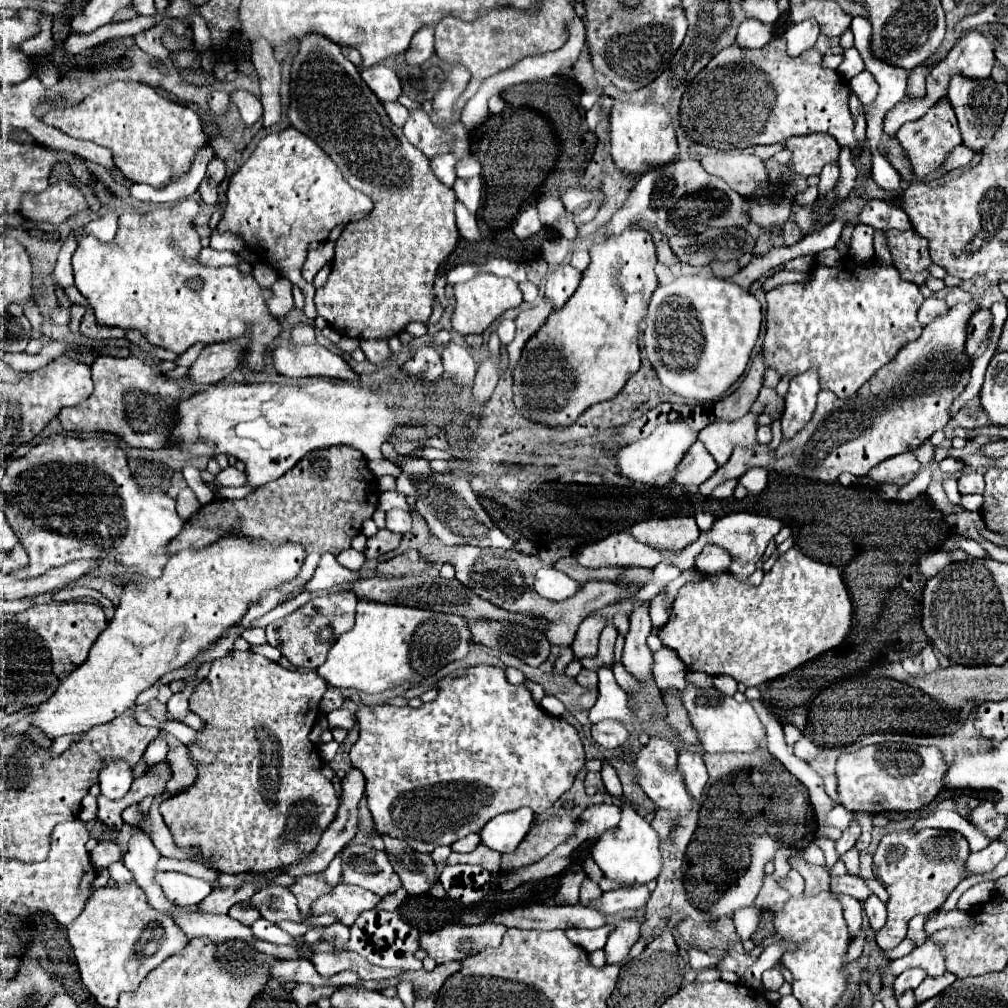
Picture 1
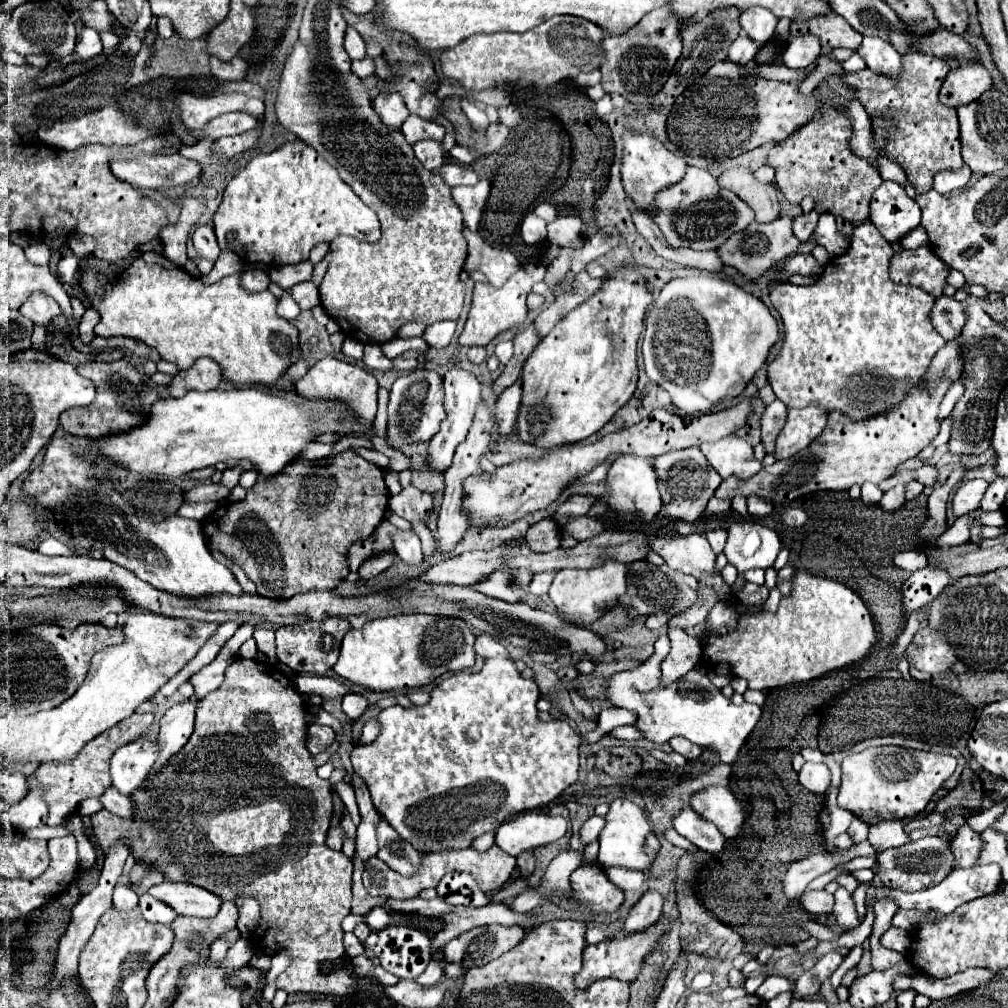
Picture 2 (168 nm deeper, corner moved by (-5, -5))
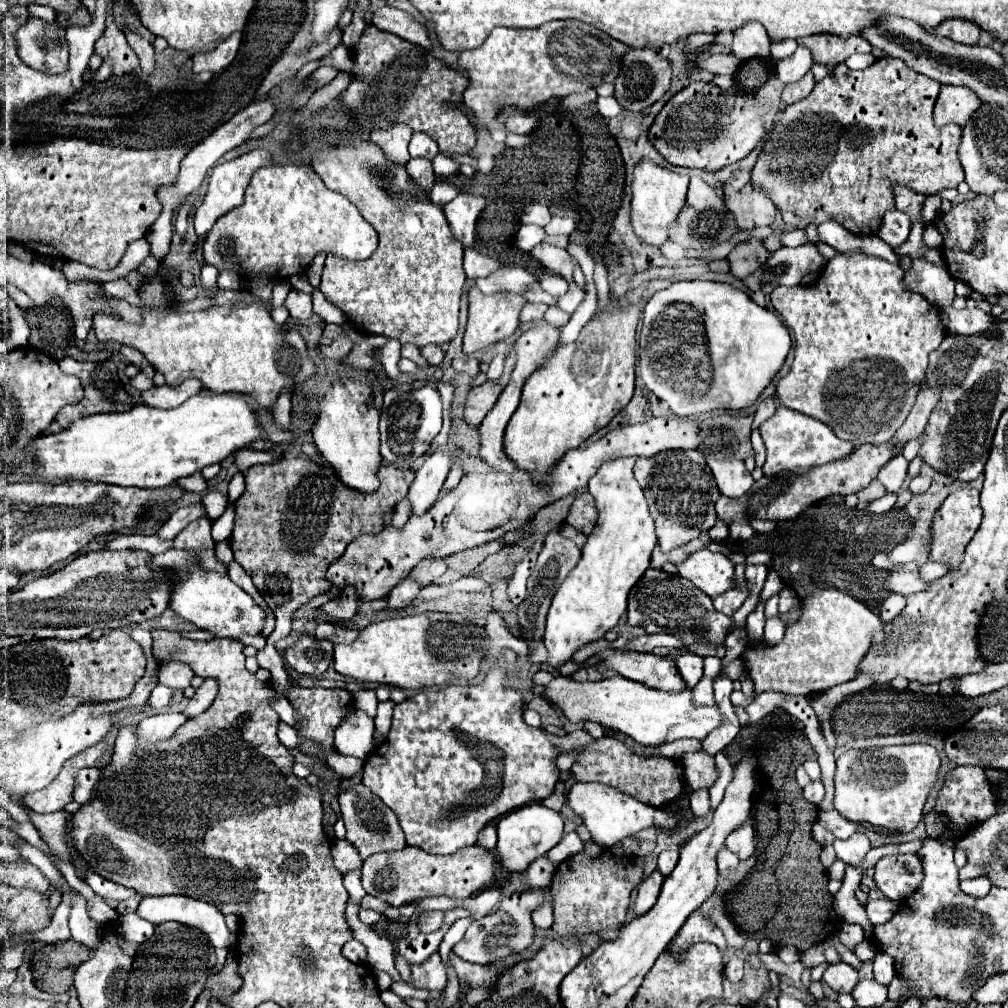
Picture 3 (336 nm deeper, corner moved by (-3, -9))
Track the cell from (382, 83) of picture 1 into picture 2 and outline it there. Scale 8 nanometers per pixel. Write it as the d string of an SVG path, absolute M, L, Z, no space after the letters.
M389 92L389 94L379 94L375 100L373 100L373 110L377 112L377 116L381 118L381 122L385 126L389 126L391 130L401 130L403 122L407 120L409 112L407 112L407 106L403 104L403 98L395 92Z

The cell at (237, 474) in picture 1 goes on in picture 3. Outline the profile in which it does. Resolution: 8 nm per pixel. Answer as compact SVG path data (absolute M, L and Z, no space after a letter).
M191 504L191 506L183 506L183 508L177 508L171 518L161 526L161 530L157 532L161 538L175 538L189 522L201 518L205 514L205 508L203 504Z

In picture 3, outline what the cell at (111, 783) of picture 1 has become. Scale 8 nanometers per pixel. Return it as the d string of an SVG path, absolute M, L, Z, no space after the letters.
M165 712L165 714L155 714L137 724L137 748L145 750L147 746L155 746L159 742L169 740L173 732L181 724L185 724L187 718L183 718L179 712Z

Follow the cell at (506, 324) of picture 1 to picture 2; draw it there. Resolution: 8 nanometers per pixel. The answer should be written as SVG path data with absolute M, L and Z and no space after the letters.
M507 340L505 342L499 342L497 348L495 348L495 356L499 358L501 364L507 364L511 360L511 356L513 356L513 344L507 342Z

